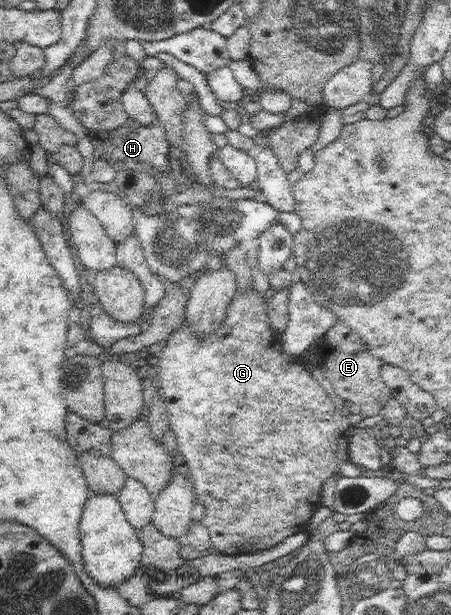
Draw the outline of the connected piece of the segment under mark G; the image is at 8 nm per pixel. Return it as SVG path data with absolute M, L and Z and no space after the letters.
M251 289L249 293L238 290L229 303L223 325L215 333L208 335L208 338L197 337L189 329L189 324L183 323L164 343L164 348L157 355L157 376L151 383L158 385L158 392L161 393L167 409L169 429L174 432L176 454L181 463L192 473L191 481L195 496L205 507L201 522L209 531L211 545L222 554L238 555L264 551L282 543L290 535L307 532L313 511L323 506L323 483L334 475L340 475L341 467L349 461L350 424L346 420L346 413L338 411L331 397L328 397L327 391L300 362L302 358L283 353L281 336L271 326L267 314L267 301L255 289Z

